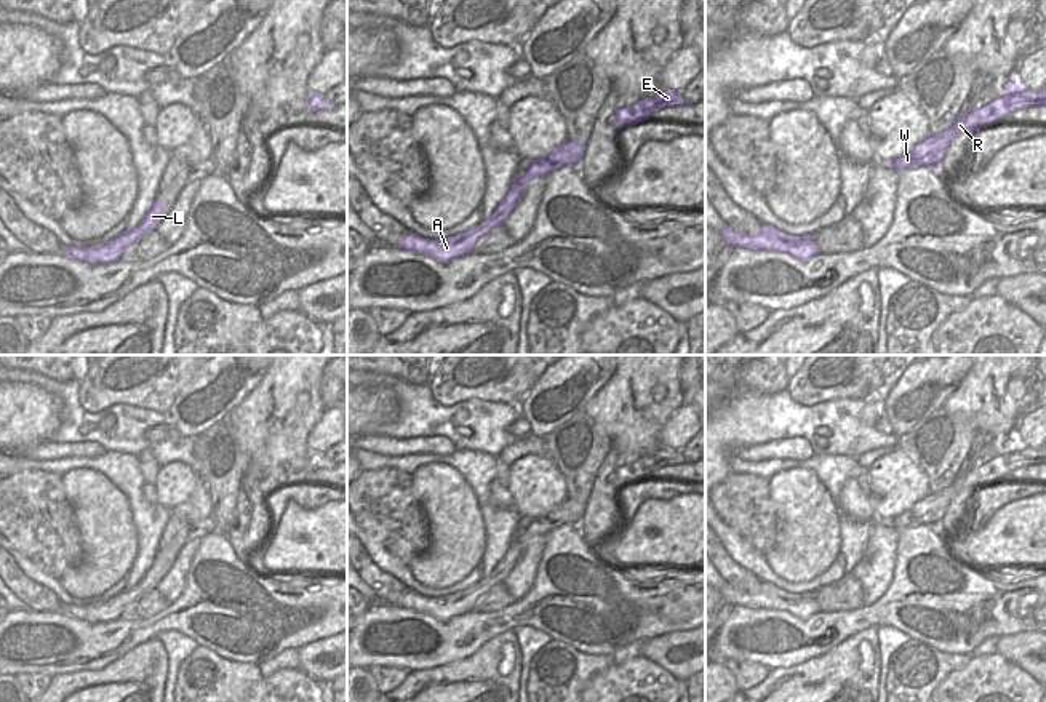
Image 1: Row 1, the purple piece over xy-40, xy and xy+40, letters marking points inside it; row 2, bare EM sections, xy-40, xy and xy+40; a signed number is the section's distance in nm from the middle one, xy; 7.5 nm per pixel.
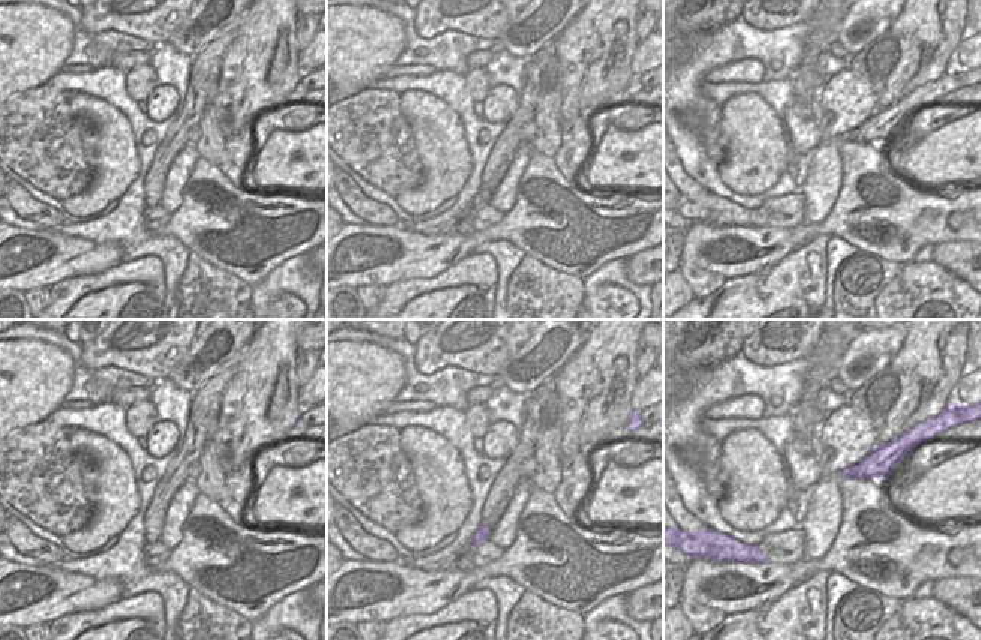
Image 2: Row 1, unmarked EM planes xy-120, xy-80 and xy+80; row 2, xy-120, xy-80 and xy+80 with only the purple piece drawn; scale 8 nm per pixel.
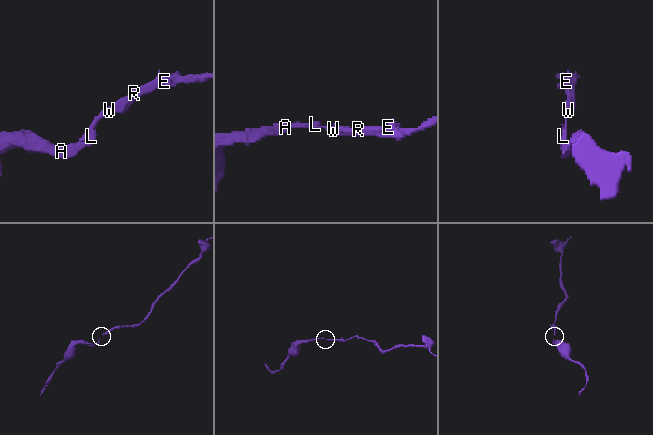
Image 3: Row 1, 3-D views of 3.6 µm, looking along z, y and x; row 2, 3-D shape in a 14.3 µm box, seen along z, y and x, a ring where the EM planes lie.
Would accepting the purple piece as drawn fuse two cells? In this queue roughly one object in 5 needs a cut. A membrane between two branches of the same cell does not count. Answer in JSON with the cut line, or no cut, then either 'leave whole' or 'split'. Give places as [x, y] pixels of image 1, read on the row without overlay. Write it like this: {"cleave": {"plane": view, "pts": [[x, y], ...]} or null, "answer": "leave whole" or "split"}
{"cleave": null, "answer": "leave whole"}

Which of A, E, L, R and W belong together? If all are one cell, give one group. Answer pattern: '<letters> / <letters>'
A E L R W

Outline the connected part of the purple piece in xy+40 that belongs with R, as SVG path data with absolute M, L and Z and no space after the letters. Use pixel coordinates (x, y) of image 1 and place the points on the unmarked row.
M1014 432L1003 454L972 467L969 472L958 473L948 488L928 494L910 510L897 515L889 523L894 531L912 529L920 525L937 526L950 501L958 493L972 494L980 486L998 483L1000 477L1028 465L1046 465L1046 448L1032 449L1022 446L1016 441Z

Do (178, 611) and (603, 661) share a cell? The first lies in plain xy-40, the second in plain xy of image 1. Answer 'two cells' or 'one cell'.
two cells

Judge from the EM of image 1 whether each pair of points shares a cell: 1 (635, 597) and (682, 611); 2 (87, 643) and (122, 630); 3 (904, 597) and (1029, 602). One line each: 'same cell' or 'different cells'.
1: same cell
2: same cell
3: same cell

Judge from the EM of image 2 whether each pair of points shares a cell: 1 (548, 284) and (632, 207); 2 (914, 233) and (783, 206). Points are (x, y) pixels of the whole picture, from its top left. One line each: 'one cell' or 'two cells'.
1: two cells
2: two cells

